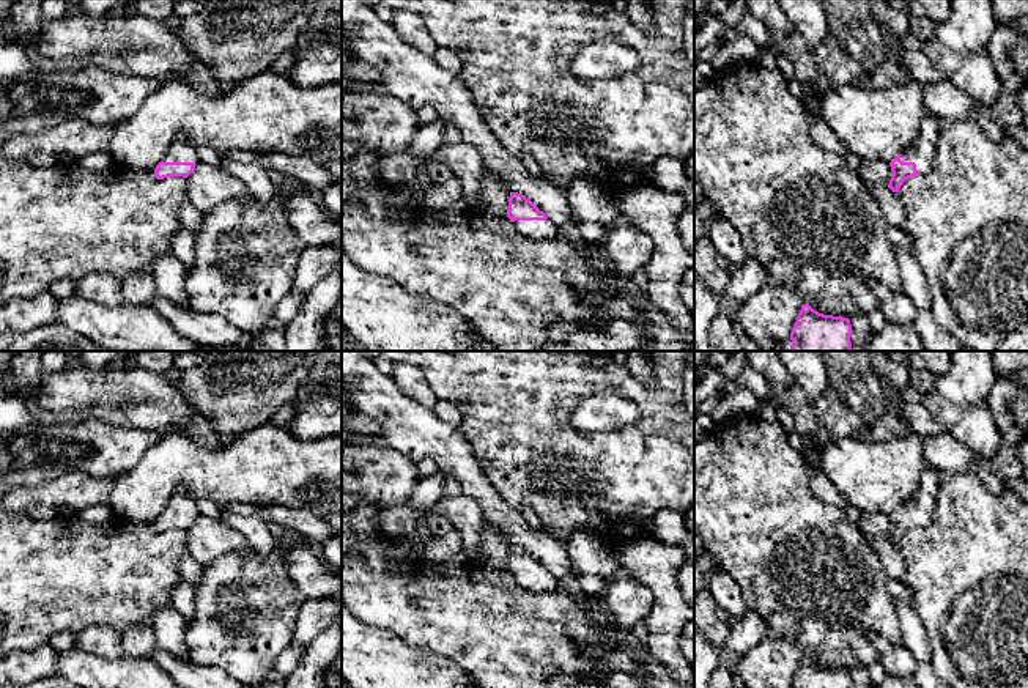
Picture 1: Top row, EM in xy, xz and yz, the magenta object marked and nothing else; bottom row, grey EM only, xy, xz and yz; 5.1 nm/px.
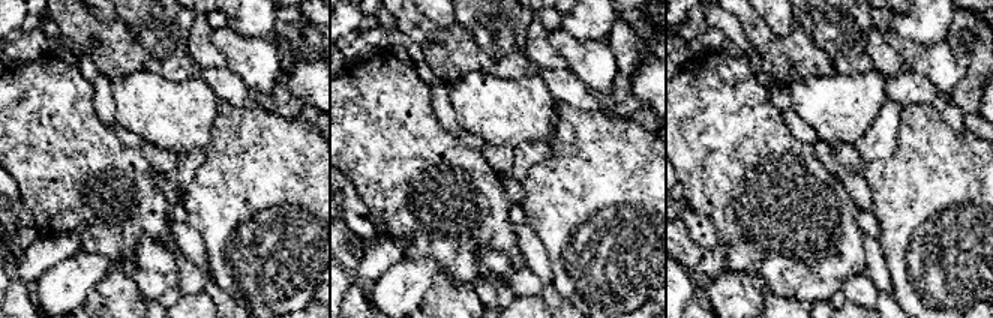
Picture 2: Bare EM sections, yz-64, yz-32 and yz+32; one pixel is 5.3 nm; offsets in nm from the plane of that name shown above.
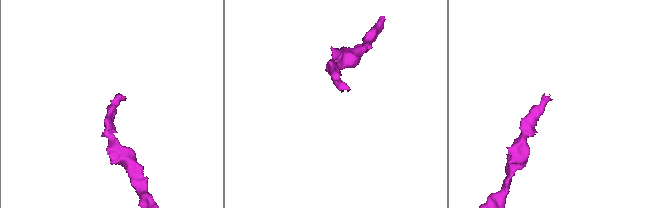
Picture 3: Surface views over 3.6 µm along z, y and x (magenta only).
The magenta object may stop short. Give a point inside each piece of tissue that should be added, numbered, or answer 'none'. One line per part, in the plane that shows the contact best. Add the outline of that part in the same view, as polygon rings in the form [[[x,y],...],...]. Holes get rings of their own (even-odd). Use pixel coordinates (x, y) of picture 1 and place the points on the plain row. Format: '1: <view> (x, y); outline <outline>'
1: xy (181, 503); outline [[[178,490],[162,515],[192,515],[195,520],[200,516],[195,499],[192,499],[186,491]]]

